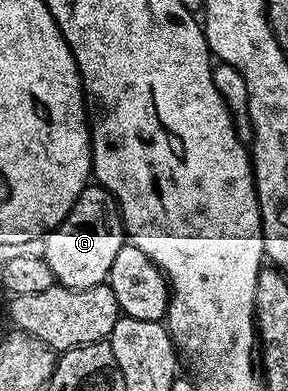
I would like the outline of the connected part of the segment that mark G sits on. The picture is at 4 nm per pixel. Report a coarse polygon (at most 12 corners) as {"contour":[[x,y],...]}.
{"contour":[[90,184],[44,235],[54,283],[108,279],[127,235],[115,199]]}

